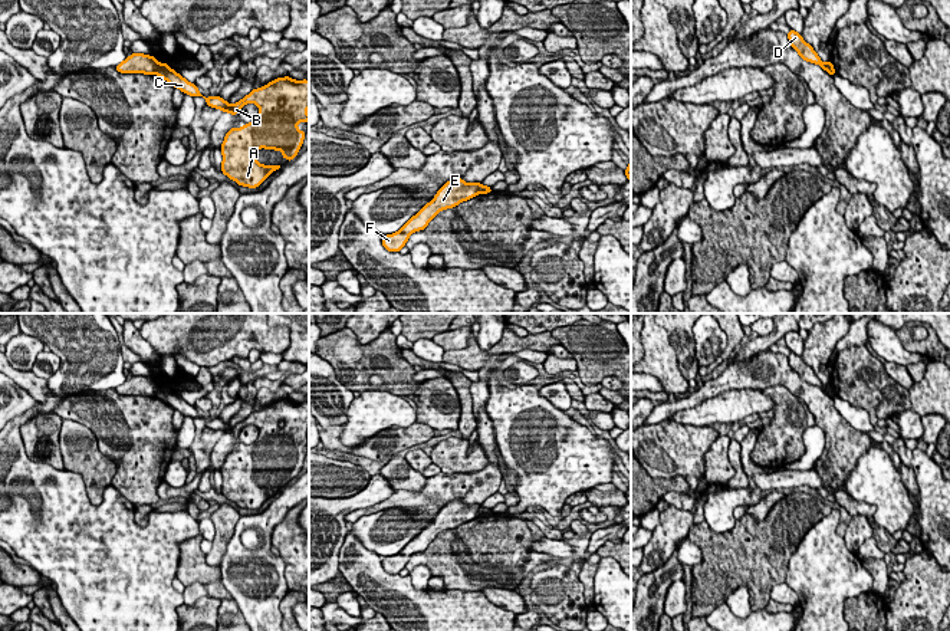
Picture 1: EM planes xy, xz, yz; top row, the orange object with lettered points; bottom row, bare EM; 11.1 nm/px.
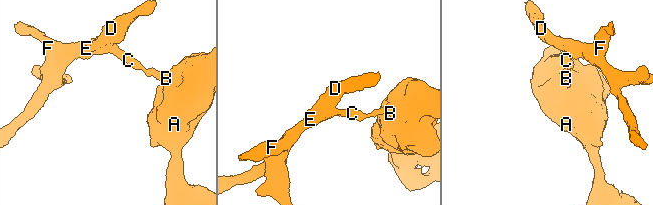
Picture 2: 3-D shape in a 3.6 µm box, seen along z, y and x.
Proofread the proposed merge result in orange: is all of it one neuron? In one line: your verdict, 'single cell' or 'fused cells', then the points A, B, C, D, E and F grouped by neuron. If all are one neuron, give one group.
fused cells; groups A B C / D E F

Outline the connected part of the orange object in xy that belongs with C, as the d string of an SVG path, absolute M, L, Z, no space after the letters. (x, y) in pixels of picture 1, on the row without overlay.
M164 384L157 387L155 397L165 401L168 405L171 405L174 410L178 410L181 414L191 417L193 420L203 418L194 405L190 405Z

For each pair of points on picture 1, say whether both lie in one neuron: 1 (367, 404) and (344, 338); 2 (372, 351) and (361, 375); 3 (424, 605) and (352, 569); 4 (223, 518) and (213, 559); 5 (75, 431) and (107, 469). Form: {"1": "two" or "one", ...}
{"1": "two", "2": "one", "3": "one", "4": "one", "5": "one"}

